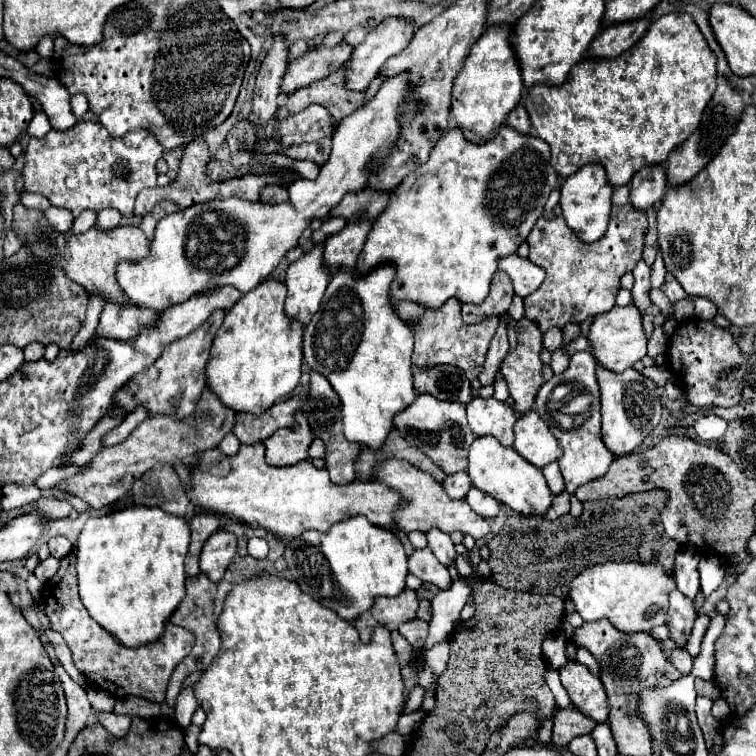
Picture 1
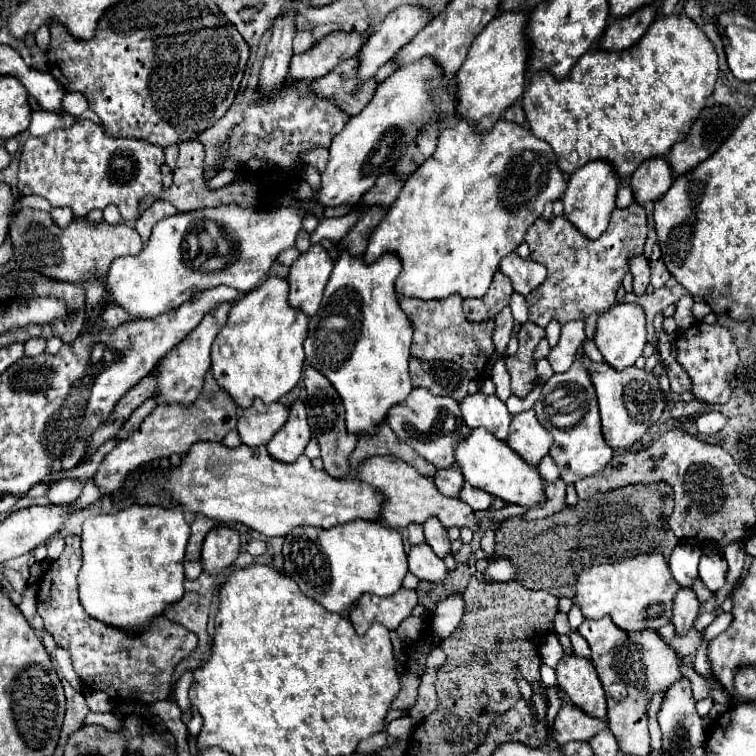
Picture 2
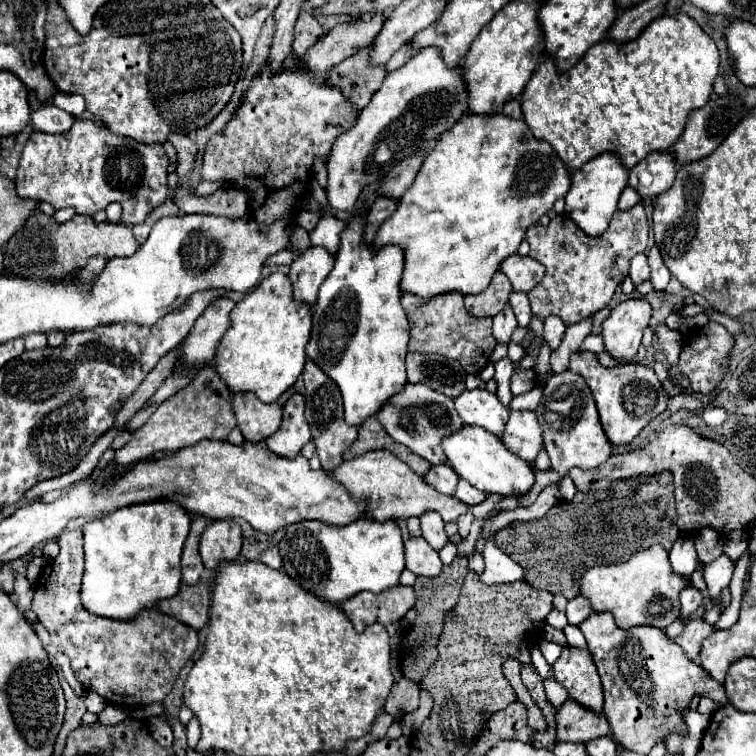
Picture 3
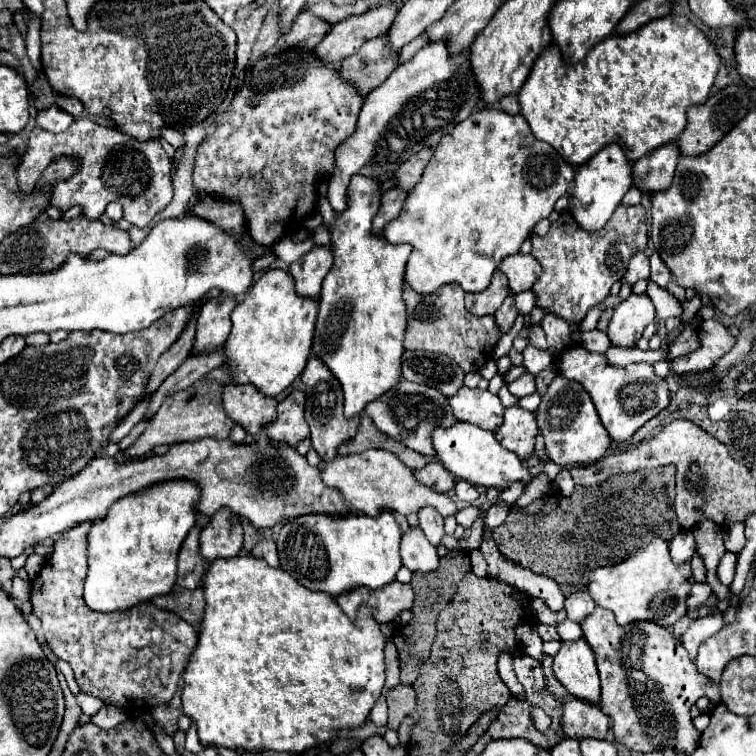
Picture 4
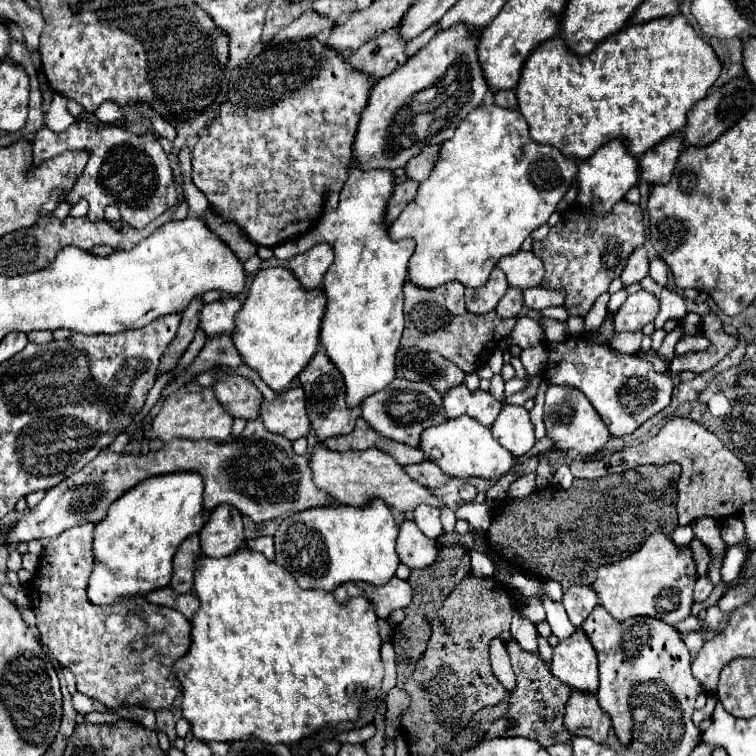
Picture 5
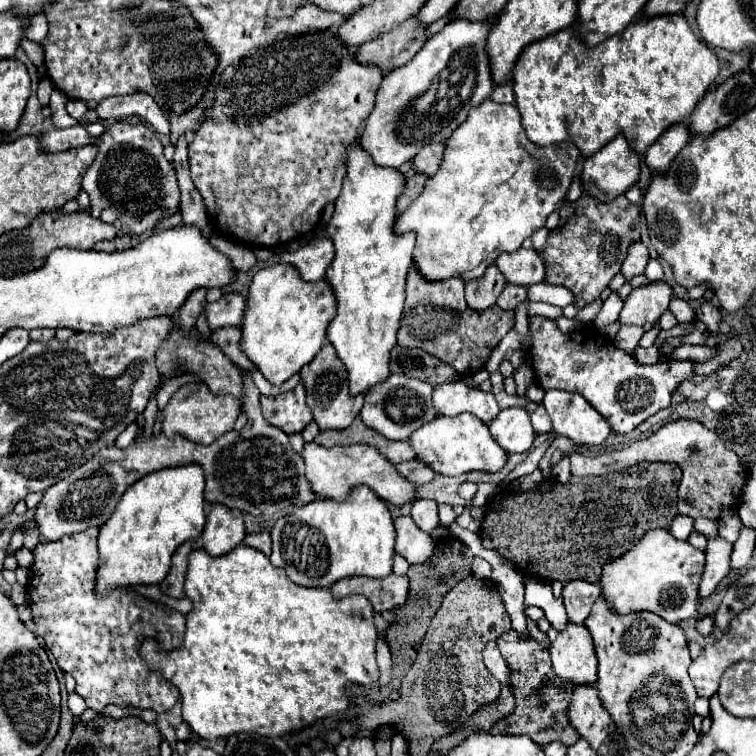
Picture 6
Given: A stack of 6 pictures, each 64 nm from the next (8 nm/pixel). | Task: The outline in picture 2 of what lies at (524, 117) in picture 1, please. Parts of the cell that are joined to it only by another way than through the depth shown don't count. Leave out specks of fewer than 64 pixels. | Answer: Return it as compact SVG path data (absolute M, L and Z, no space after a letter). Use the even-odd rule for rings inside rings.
M514 104L514 106L510 106L506 112L504 112L504 118L506 120L512 120L512 122L516 122L516 124L524 124L524 110L522 110L522 106L520 104Z

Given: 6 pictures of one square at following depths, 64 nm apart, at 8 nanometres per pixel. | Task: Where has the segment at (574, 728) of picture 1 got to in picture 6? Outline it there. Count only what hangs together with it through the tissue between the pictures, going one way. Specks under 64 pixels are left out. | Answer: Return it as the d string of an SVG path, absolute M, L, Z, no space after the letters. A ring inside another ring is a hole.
M594 684L576 686L572 702L568 706L568 718L576 732L588 740L594 750L598 750L612 732L610 714L604 710Z

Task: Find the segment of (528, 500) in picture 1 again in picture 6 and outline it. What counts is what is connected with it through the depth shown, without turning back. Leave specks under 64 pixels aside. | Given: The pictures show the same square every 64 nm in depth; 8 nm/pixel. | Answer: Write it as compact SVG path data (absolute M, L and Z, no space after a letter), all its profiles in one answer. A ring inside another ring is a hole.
M472 414L436 416L432 422L426 422L424 426L420 426L420 430L412 432L408 444L416 452L418 460L432 466L436 474L446 474L446 476L460 476L470 470L496 472L506 462L506 452L490 436L488 426Z

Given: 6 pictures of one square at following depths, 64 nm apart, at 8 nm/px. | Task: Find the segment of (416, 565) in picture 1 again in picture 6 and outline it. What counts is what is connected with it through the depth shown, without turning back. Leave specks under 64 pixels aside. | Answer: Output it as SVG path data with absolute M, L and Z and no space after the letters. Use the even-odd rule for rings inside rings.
M412 516L394 518L394 528L396 528L396 552L404 556L410 564L422 564L432 556L434 540L416 526Z

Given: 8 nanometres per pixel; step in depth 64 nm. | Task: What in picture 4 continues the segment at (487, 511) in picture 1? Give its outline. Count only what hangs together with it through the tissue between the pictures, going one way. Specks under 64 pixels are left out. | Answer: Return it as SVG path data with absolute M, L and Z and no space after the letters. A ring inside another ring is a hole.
M458 480L458 484L456 484L456 496L458 496L462 502L472 504L472 502L480 496L480 492L478 492L478 488L476 488L474 484L468 484L468 482L464 482L464 480Z

